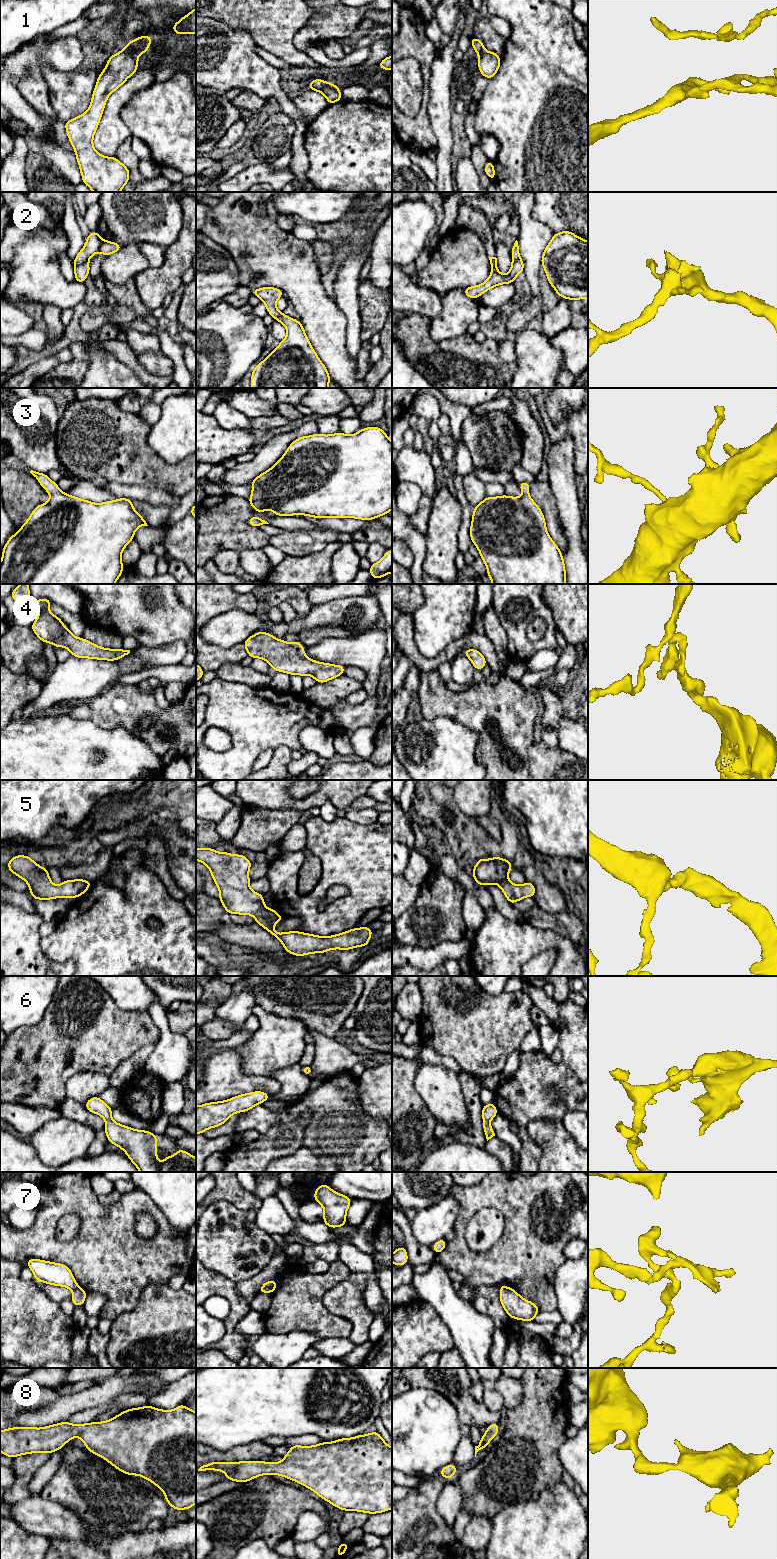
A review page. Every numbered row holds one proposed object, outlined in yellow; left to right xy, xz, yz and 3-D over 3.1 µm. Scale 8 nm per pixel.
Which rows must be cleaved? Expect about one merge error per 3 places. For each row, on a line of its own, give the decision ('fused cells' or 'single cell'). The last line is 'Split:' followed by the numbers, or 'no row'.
1: single cell
2: fused cells
3: single cell
4: single cell
5: single cell
6: single cell
7: fused cells
8: single cell
Split: 2, 7

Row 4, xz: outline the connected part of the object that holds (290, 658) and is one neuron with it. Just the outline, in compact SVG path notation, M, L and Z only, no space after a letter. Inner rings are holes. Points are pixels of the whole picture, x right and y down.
M259 631L245 640L243 646L251 658L262 658L268 662L273 671L290 675L310 675L316 682L325 683L335 677L344 675L343 665L322 663L306 657L300 641L287 643L273 635Z

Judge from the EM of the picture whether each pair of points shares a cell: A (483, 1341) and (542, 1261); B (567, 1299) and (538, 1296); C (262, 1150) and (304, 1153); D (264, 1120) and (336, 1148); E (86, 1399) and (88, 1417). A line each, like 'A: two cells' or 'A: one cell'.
A: two cells
B: two cells
C: two cells
D: one cell
E: two cells

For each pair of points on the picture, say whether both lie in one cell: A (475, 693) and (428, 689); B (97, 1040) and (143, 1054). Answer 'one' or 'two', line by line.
A: one
B: two

